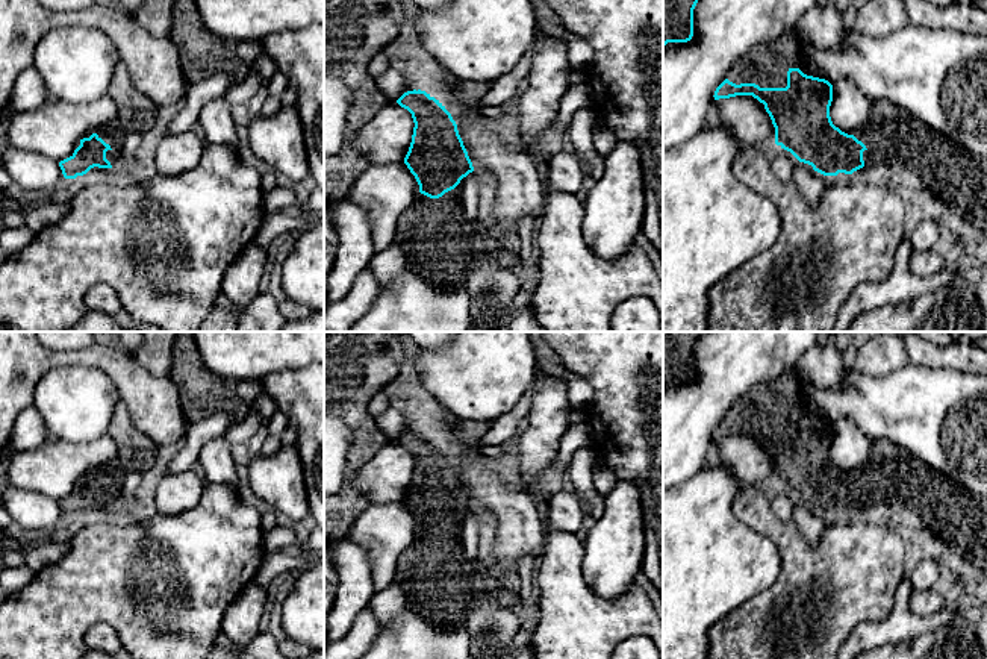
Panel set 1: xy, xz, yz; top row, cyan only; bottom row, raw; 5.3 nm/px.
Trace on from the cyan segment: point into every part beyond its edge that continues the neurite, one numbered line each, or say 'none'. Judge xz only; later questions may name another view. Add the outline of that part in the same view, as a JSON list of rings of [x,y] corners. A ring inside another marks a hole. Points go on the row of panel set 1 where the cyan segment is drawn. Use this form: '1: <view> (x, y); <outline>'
1: xz (442, 246); [[[460,188],[439,198],[418,192],[394,233],[394,244],[406,253],[406,268],[445,289],[466,286],[480,258],[501,242],[498,230],[465,217]]]

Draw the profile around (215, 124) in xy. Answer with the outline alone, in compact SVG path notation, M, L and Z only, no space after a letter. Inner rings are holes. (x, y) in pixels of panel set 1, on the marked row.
M220 95L204 103L198 115L197 130L206 144L224 145L239 153L236 124L224 97Z

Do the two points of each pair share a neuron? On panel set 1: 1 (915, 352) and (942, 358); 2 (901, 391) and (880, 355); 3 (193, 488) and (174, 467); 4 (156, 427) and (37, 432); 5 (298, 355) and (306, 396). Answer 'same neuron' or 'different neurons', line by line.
1: same neuron
2: different neurons
3: different neurons
4: different neurons
5: different neurons

